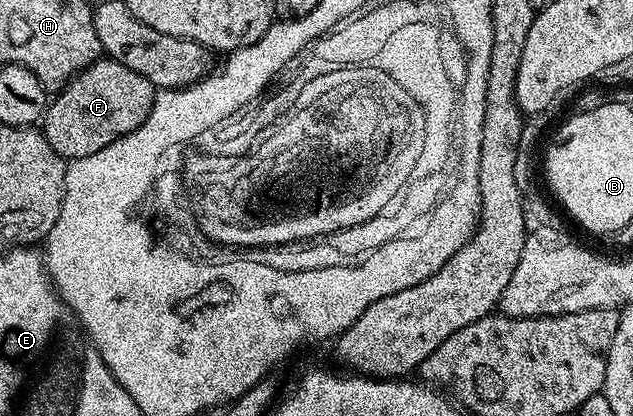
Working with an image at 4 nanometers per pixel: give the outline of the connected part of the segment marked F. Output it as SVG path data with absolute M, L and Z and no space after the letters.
M101 56L54 95L41 119L43 135L63 158L93 156L105 144L141 128L153 108L156 93L157 87L141 72Z

